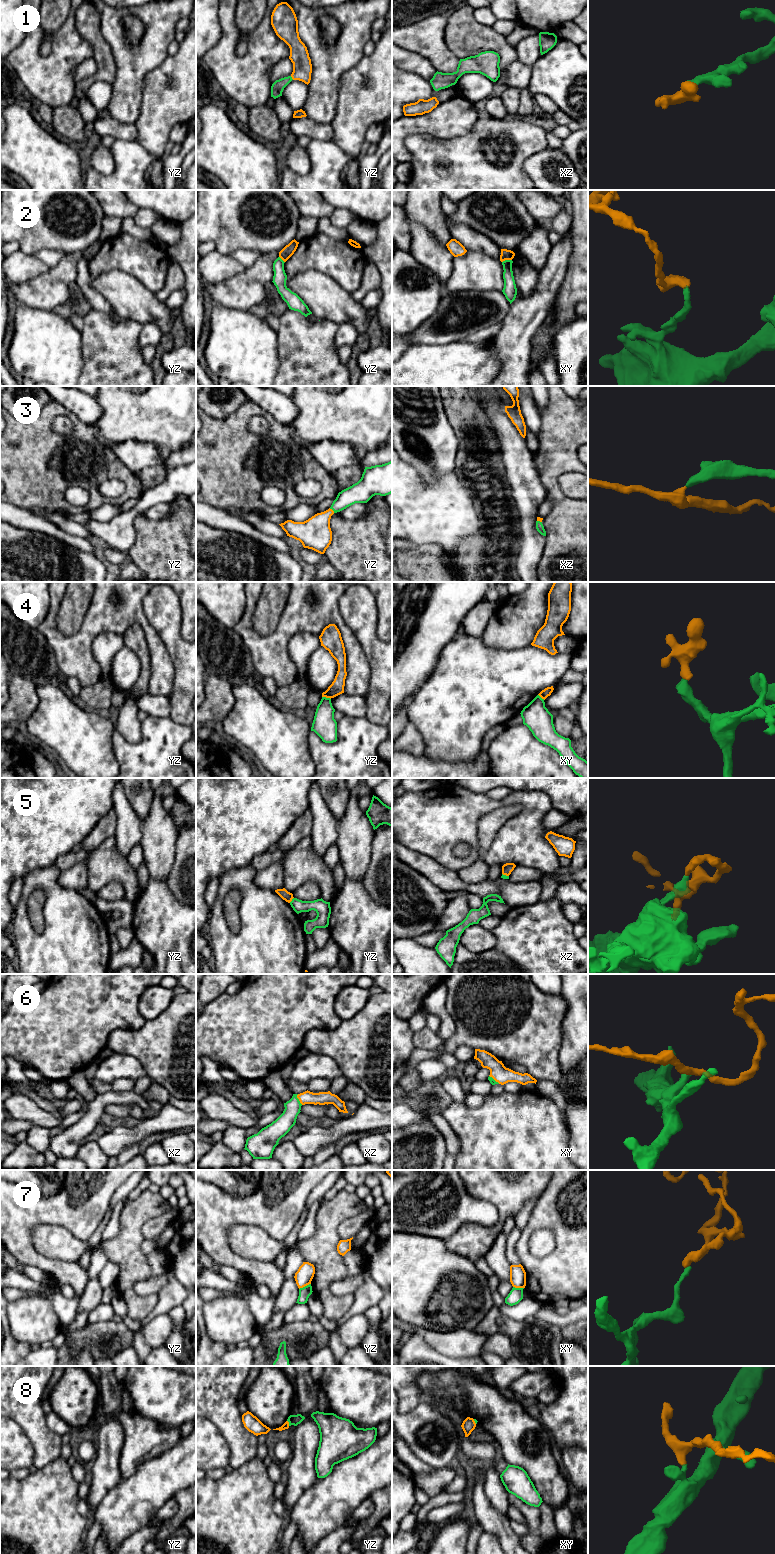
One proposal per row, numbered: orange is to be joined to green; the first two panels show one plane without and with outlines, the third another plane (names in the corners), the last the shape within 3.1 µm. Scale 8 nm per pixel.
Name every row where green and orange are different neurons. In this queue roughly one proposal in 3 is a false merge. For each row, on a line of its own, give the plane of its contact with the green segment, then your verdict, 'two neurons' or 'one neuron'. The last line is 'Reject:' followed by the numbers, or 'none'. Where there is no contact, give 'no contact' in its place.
1: yz | one neuron
2: xy | two neurons
3: yz | one neuron
4: yz | two neurons
5: yz | two neurons
6: xz | one neuron
7: yz | two neurons
8: yz | one neuron
Reject: 2, 4, 5, 7

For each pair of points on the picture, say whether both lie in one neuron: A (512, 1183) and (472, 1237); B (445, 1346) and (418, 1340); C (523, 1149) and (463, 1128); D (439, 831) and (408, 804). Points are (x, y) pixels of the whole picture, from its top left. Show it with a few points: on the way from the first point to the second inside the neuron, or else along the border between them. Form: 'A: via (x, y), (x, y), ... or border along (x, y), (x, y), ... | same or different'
A: via (508, 1200), (500, 1223), (489, 1234) | same
B: border along (421, 1332), (424, 1340), (430, 1346), (445, 1355) | different
C: via (508, 1146), (478, 1129) | same
D: via (431, 823), (425, 821), (416, 812) | same

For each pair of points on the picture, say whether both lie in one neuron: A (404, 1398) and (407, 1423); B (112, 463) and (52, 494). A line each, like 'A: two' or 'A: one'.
A: two
B: one

